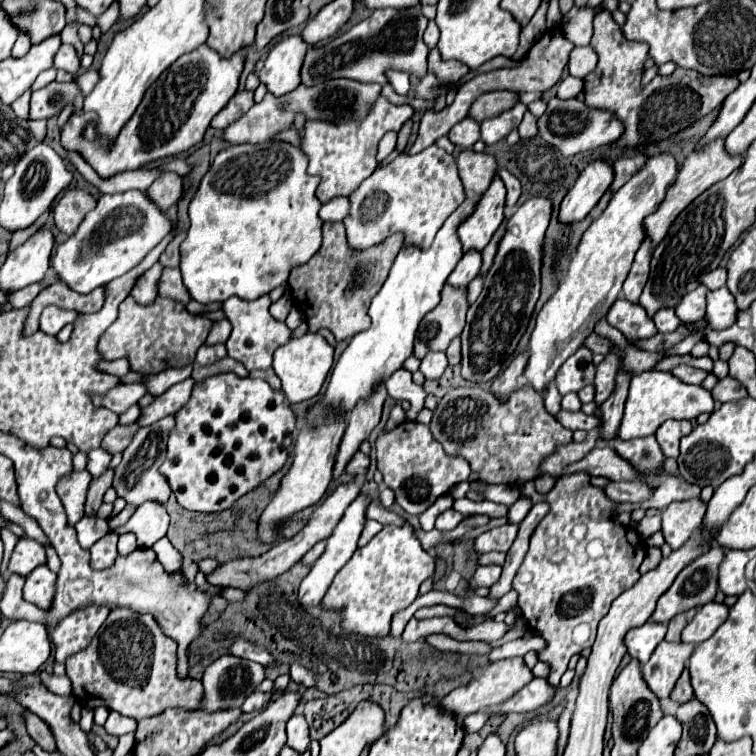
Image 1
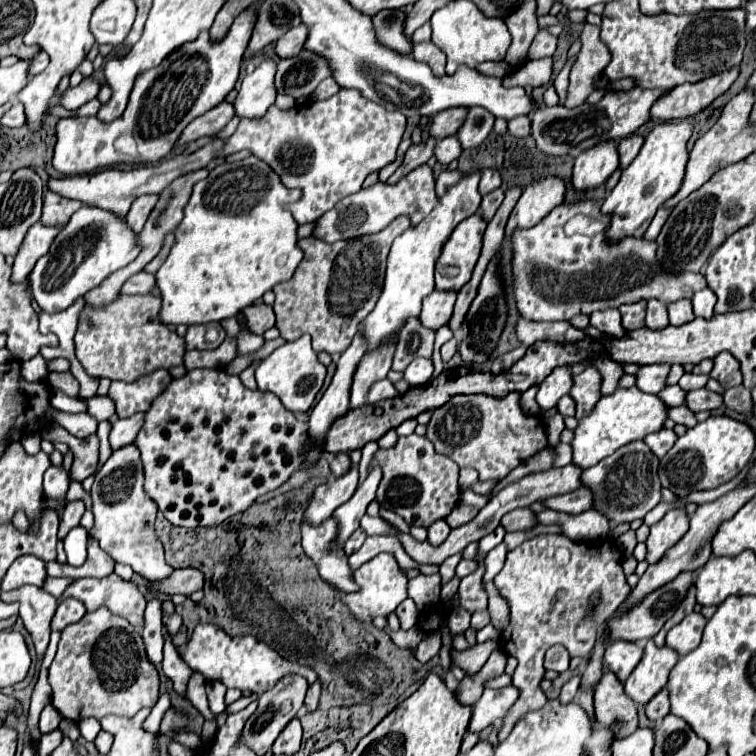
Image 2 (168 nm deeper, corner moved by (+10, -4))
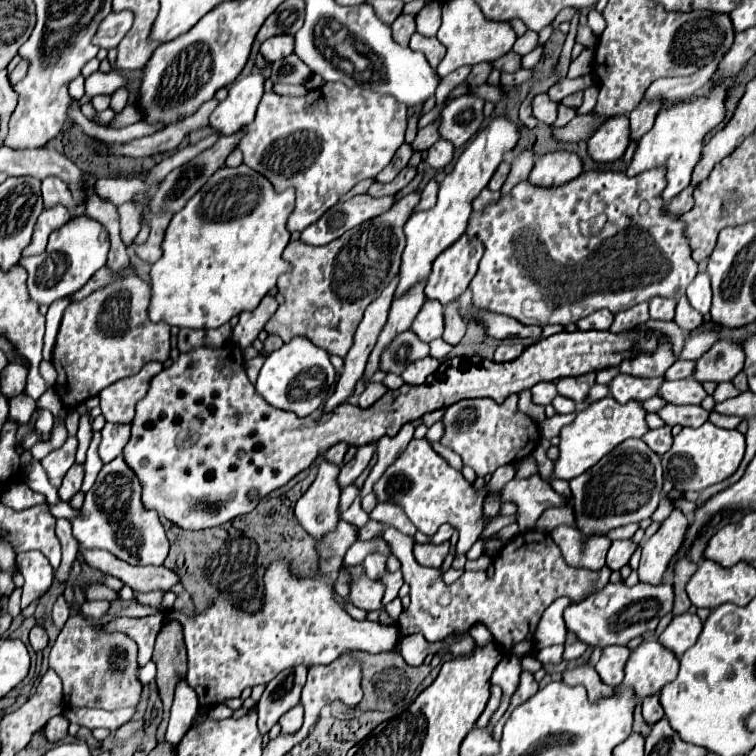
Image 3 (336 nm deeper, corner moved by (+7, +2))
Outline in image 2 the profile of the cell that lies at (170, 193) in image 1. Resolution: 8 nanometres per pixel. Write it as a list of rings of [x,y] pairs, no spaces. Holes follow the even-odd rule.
[[[156,193],[154,195],[142,195],[132,203],[132,207],[130,207],[128,215],[126,215],[126,221],[136,233],[142,231],[142,225],[146,225],[146,217],[150,215],[150,209],[154,209],[156,203],[158,203]]]

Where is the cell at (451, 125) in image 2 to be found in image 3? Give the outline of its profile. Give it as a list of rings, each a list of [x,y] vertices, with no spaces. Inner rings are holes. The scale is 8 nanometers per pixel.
[[[431,123],[431,125],[427,125],[427,127],[423,127],[423,129],[419,129],[417,131],[417,137],[415,137],[415,141],[411,143],[411,147],[413,147],[413,151],[427,151],[435,141],[439,139],[439,133],[437,133],[437,123]]]

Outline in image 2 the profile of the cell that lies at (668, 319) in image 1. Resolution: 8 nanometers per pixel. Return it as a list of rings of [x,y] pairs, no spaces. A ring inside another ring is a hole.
[[[658,299],[648,301],[648,311],[646,311],[646,327],[648,329],[664,329],[668,325],[668,313],[666,313],[666,303]]]

